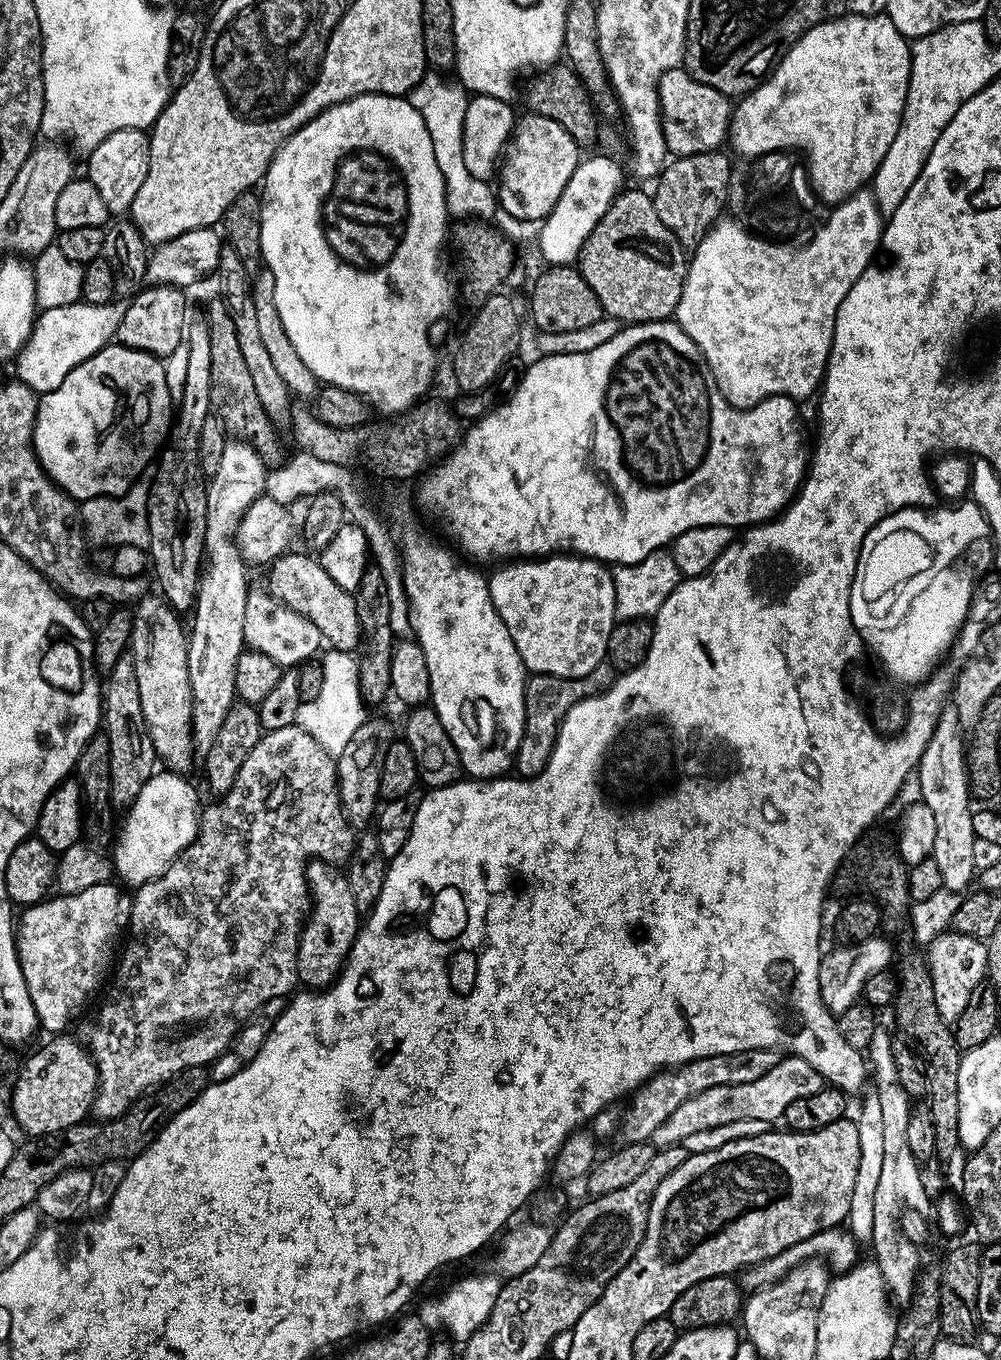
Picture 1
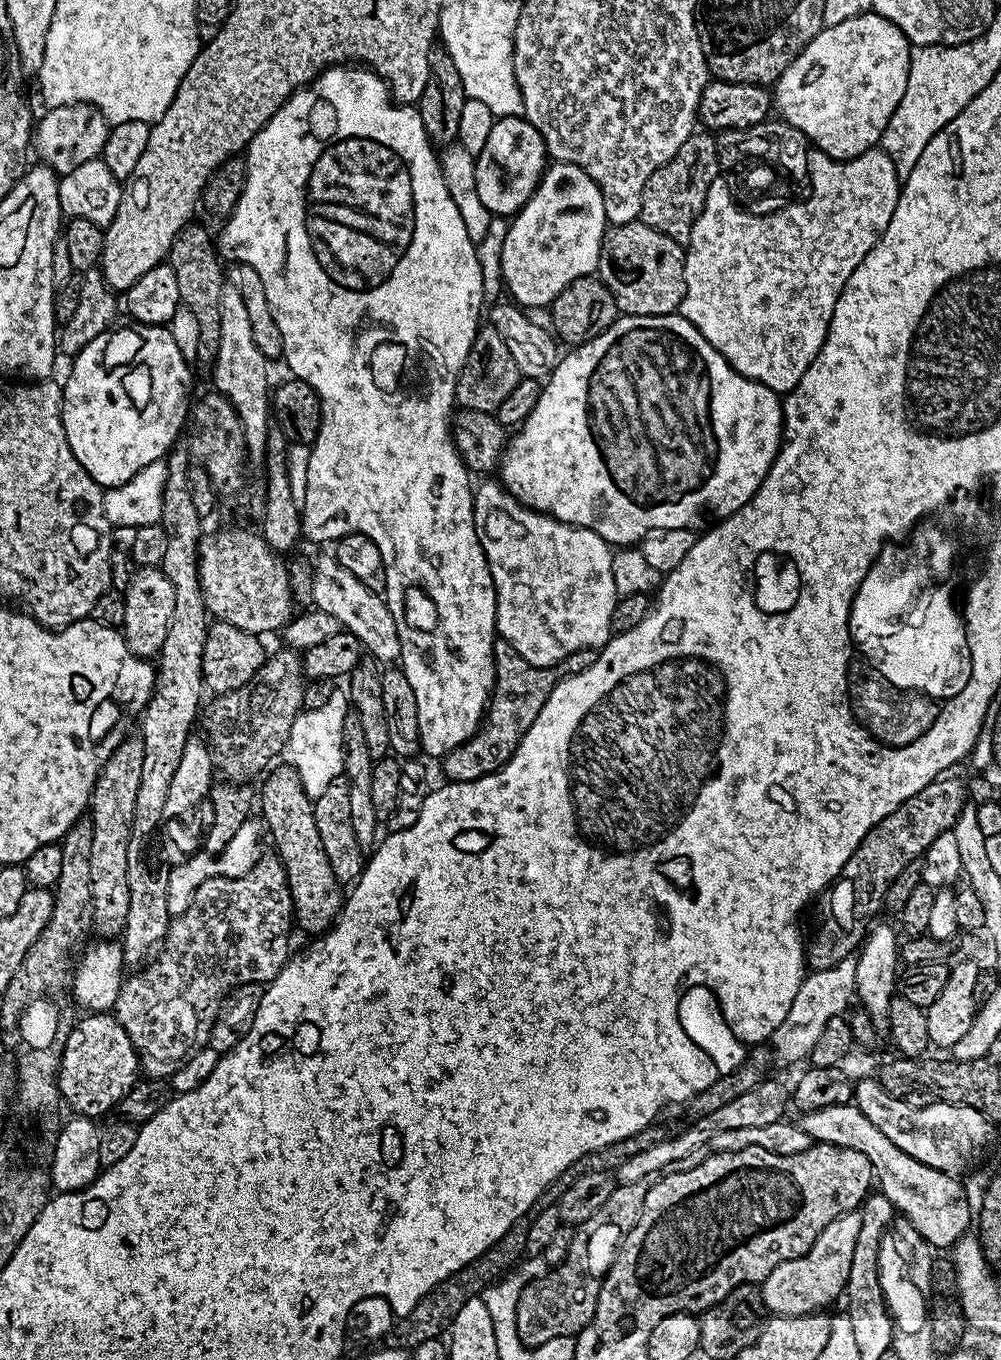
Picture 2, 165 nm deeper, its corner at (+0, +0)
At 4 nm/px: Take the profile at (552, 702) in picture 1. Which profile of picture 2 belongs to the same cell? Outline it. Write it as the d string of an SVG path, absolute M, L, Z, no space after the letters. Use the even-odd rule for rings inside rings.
M497 639L494 652L496 685L492 687L492 699L488 701L485 721L469 741L469 748L464 750L466 752L462 756L454 758L457 758L452 764L455 782L474 782L502 768L514 755L526 732L534 726L534 720L546 706L554 686L565 676L573 676L590 667L596 660L596 653L597 649L587 648L570 654L554 668L539 668L526 662L526 658L519 656L505 640Z

